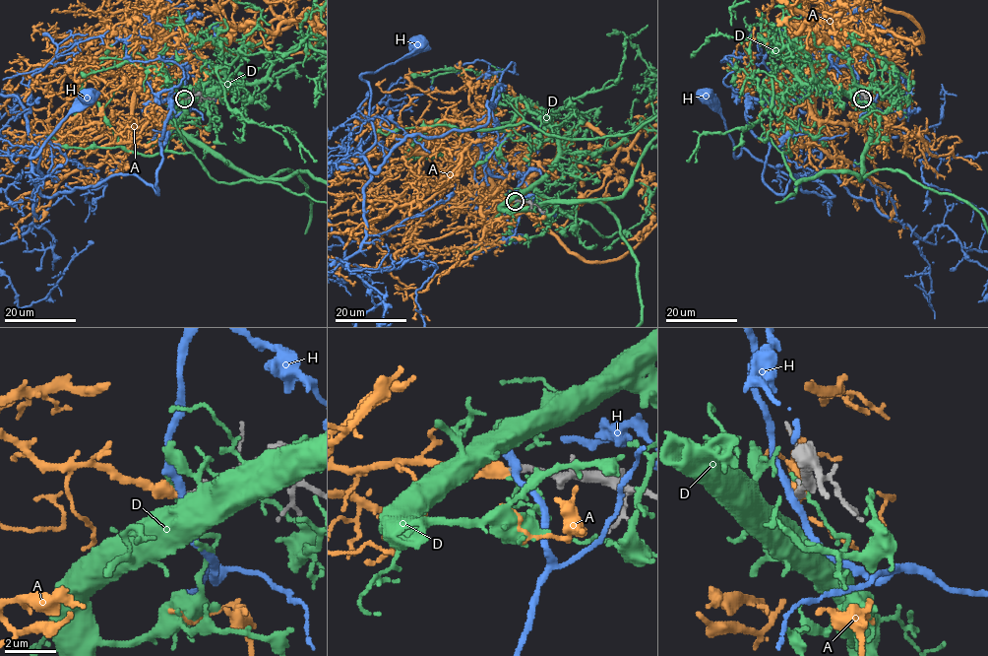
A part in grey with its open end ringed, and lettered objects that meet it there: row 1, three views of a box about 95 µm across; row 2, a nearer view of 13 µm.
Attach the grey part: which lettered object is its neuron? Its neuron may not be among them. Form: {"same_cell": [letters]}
{"same_cell": ["A"]}

